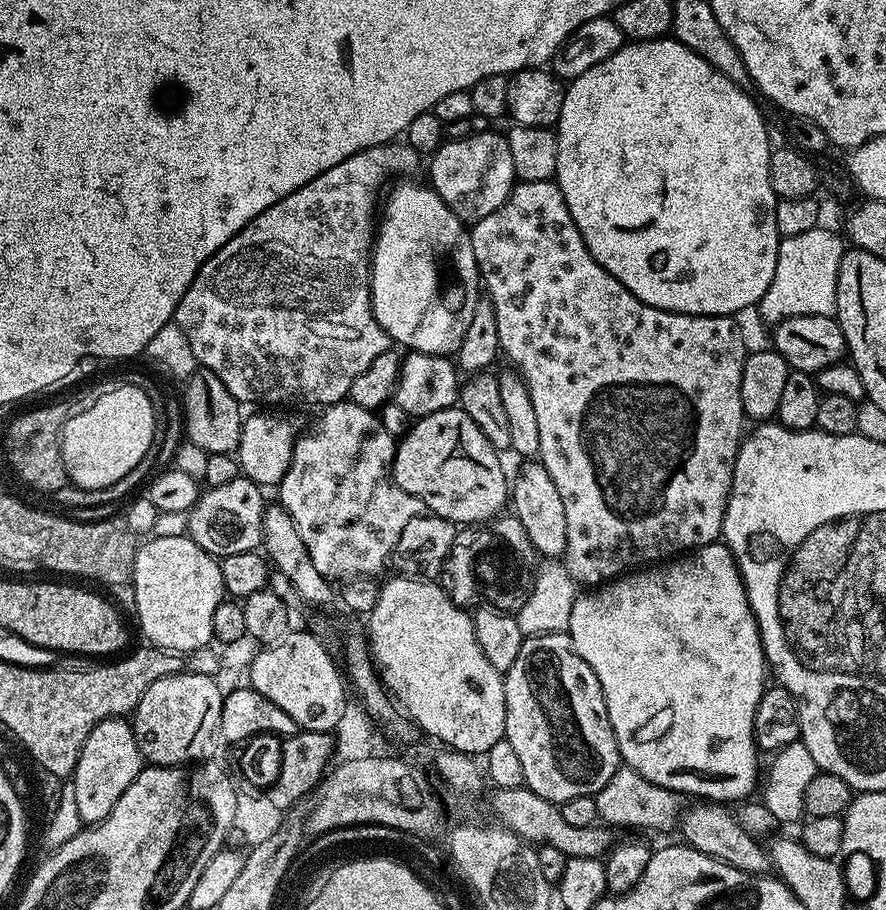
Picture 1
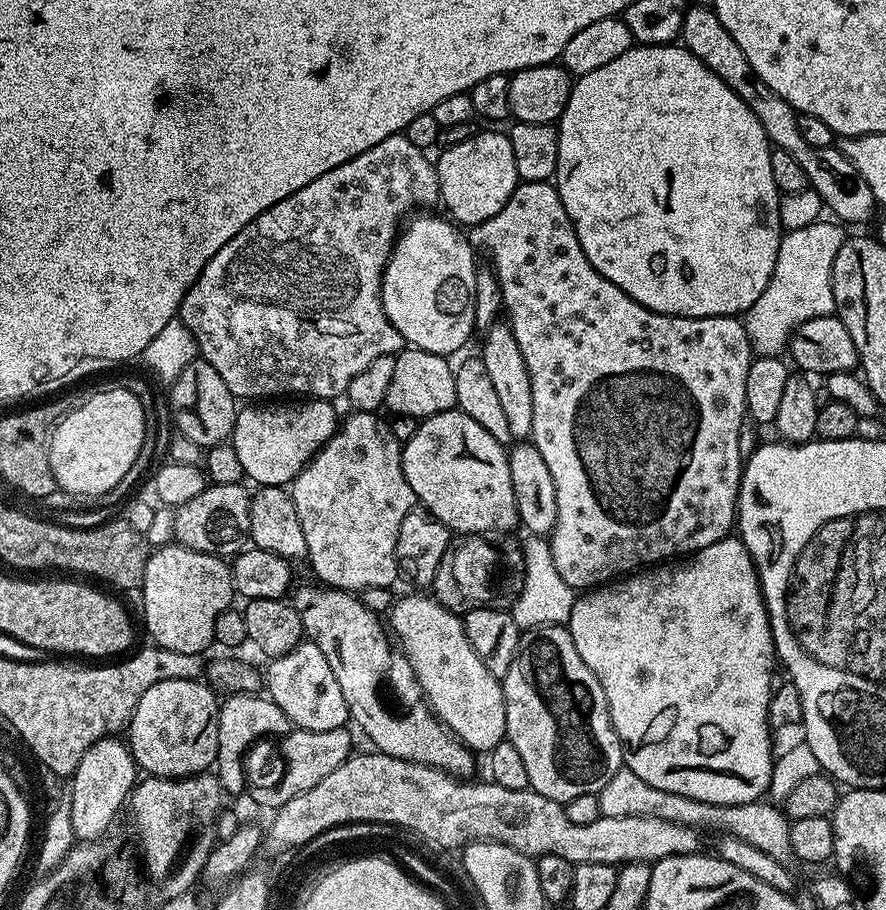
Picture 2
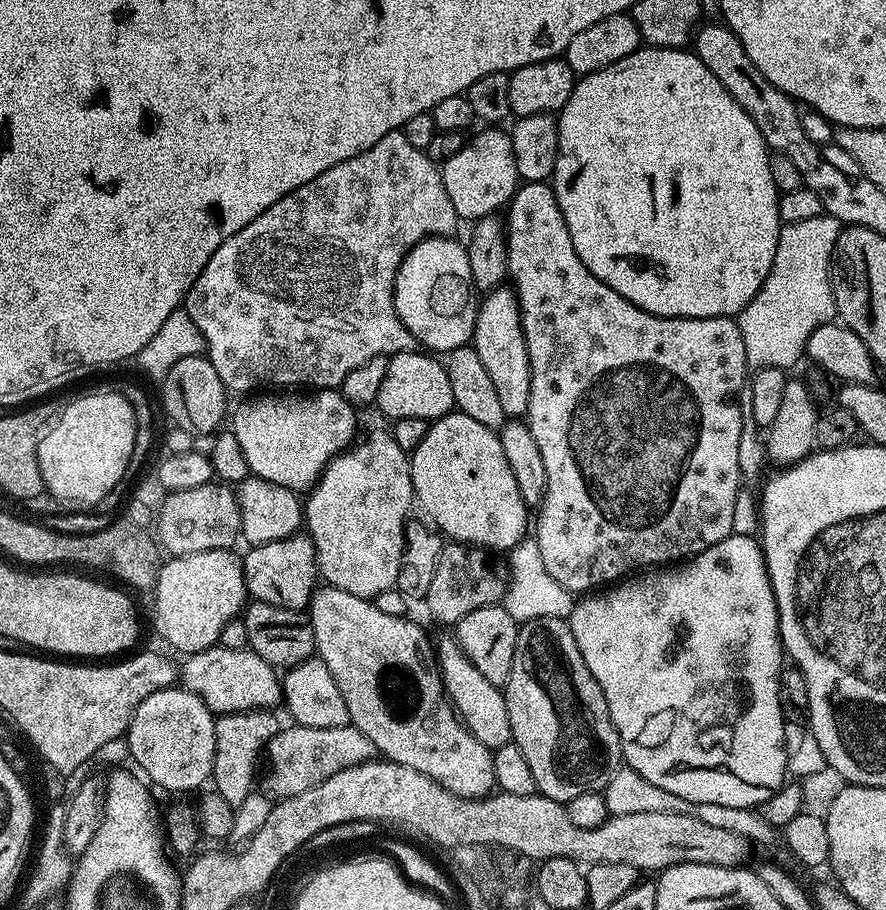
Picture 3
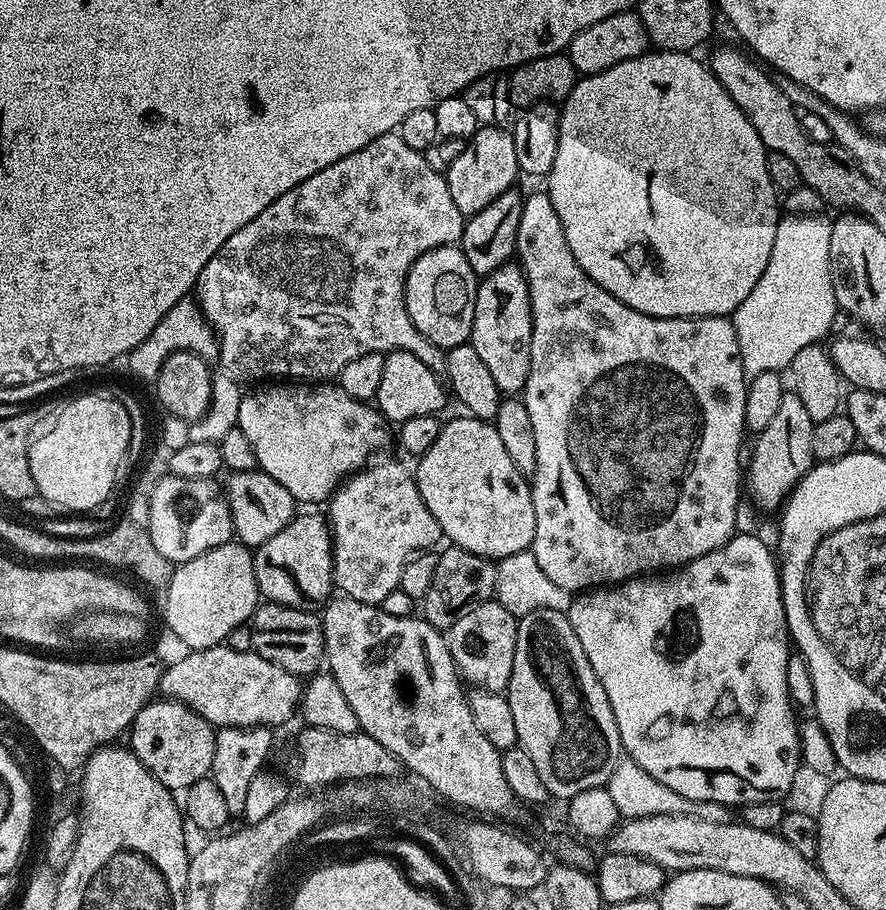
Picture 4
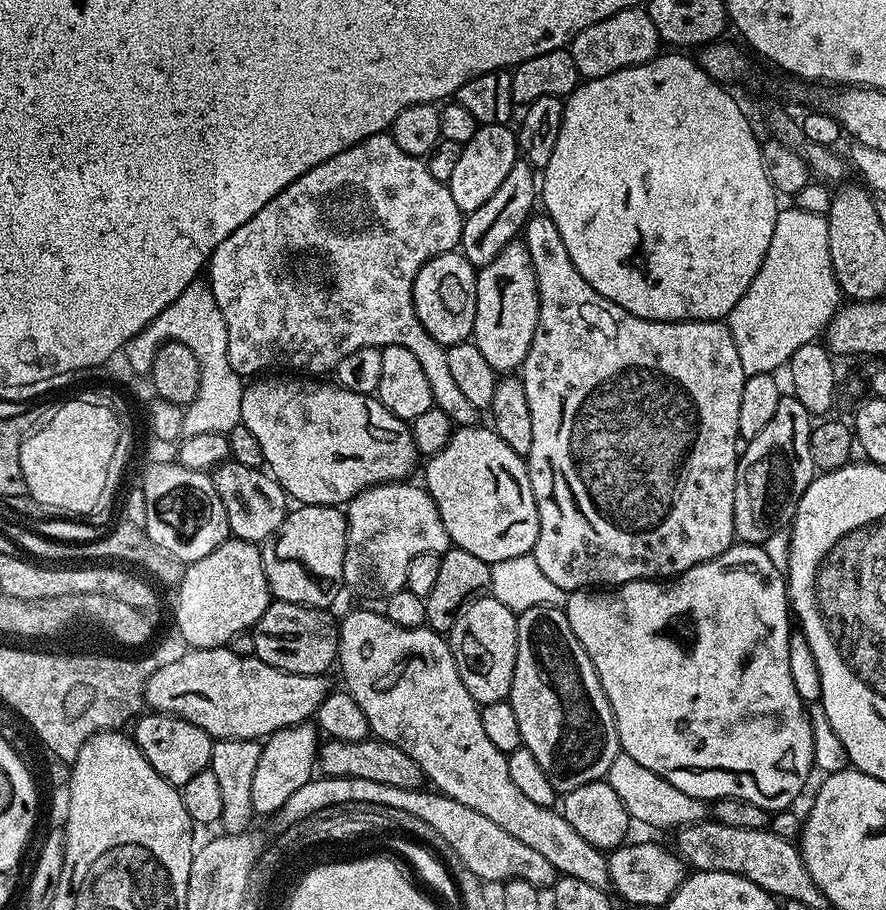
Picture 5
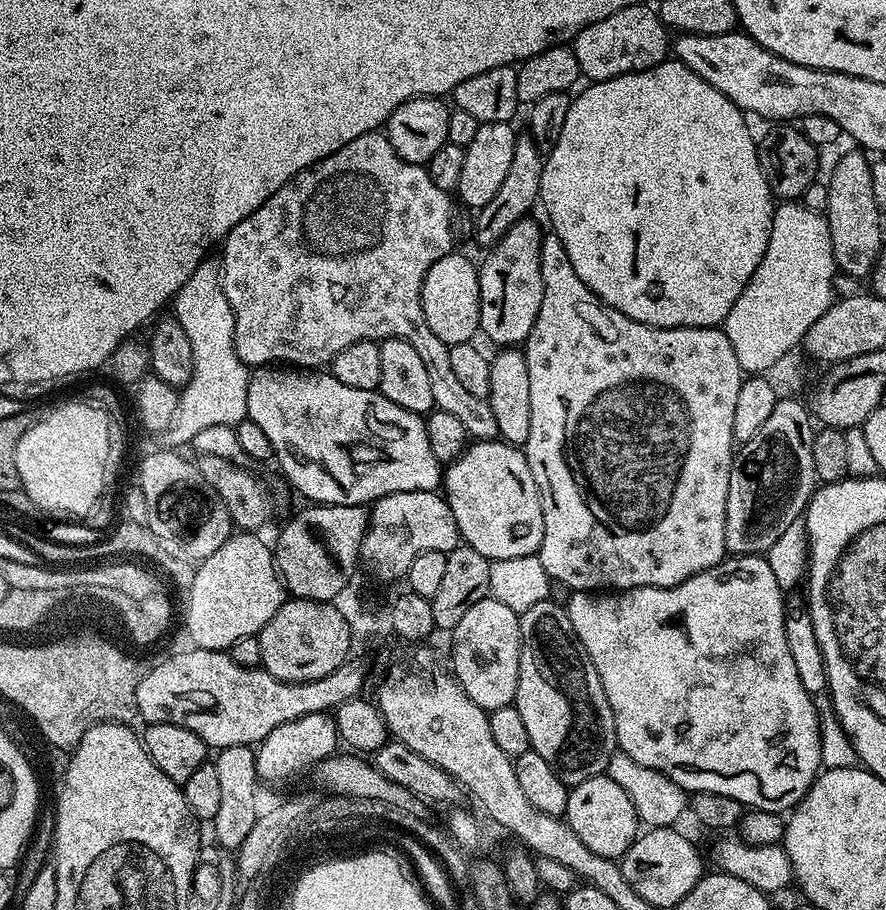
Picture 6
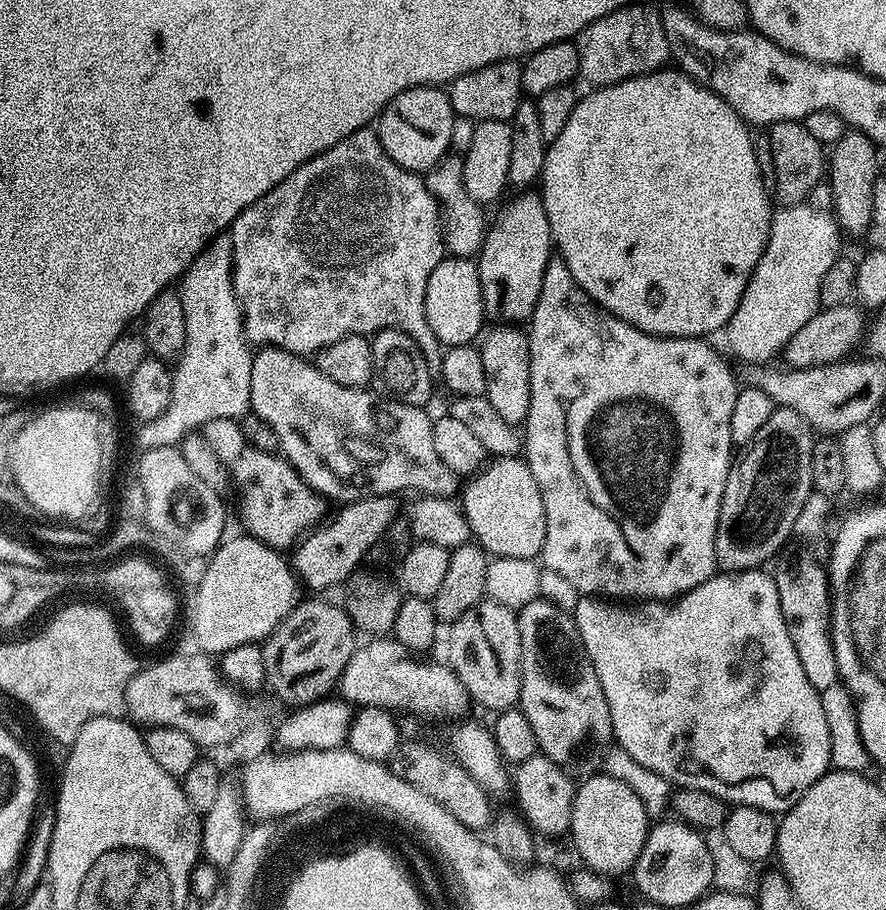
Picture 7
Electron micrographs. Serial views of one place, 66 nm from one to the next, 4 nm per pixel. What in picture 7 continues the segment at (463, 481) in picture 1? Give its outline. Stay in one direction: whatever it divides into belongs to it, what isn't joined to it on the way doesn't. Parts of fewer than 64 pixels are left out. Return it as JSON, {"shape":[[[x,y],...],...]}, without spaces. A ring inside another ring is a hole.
{"shape":[[[501,456],[493,459],[483,470],[463,485],[462,507],[475,543],[489,557],[505,556],[508,560],[528,560],[544,551],[546,510],[534,474],[523,459]]]}

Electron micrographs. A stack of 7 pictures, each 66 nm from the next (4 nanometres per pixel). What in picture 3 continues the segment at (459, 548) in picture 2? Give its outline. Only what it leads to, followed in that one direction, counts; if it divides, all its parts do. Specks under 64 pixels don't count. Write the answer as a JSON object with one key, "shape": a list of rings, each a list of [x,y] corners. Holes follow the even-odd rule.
{"shape":[[[459,542],[445,543],[426,597],[428,612],[440,624],[454,626],[466,614],[499,605],[508,592],[508,566],[495,551]]]}

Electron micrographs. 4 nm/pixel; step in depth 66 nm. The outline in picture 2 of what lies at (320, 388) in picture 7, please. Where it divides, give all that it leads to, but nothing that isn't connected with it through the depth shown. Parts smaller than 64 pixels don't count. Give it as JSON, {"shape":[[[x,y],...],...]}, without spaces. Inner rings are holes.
{"shape":[[[312,398],[304,405],[284,403],[288,402],[252,402],[244,406],[248,408],[237,411],[230,443],[242,462],[245,477],[252,479],[256,486],[291,485],[292,479],[337,430],[337,405],[333,401]]]}

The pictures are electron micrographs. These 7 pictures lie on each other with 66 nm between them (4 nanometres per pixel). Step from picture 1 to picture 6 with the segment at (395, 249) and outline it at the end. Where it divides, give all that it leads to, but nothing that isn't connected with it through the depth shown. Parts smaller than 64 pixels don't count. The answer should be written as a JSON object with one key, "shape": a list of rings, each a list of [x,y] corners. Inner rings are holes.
{"shape":[[[453,250],[448,255],[438,258],[434,266],[430,266],[420,291],[426,326],[430,326],[430,330],[434,330],[434,334],[438,334],[438,338],[442,338],[442,342],[449,346],[475,341],[475,336],[480,332],[480,273],[475,263],[471,264],[466,257],[459,256],[458,252]]]}

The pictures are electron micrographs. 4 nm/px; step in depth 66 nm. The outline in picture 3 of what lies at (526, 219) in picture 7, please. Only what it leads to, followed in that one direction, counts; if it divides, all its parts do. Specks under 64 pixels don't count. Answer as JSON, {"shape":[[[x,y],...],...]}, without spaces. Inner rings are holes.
{"shape":[[[501,286],[487,293],[479,301],[476,313],[476,329],[470,341],[471,347],[475,348],[478,358],[482,358],[482,366],[486,366],[491,380],[494,382],[494,390],[502,405],[505,417],[524,418],[528,415],[530,406],[530,354],[526,350],[526,338],[524,327],[520,317],[520,303],[515,291],[511,287]]]}

